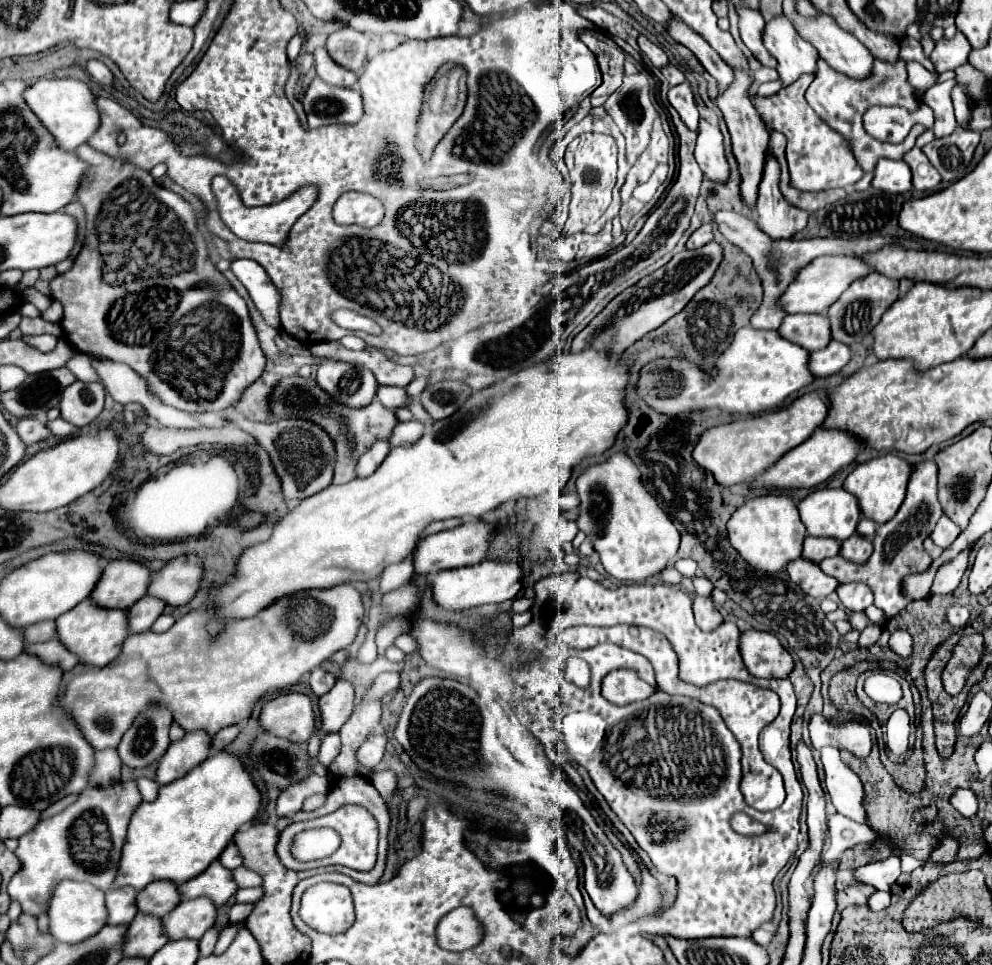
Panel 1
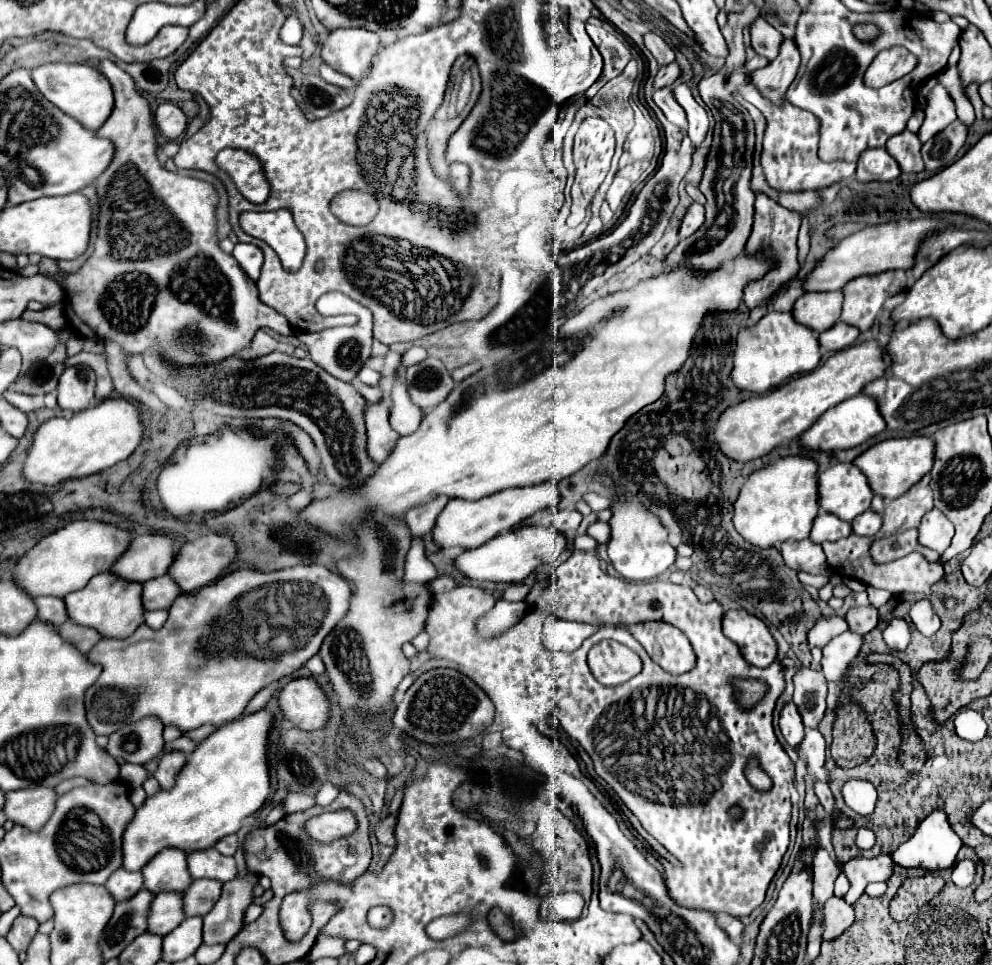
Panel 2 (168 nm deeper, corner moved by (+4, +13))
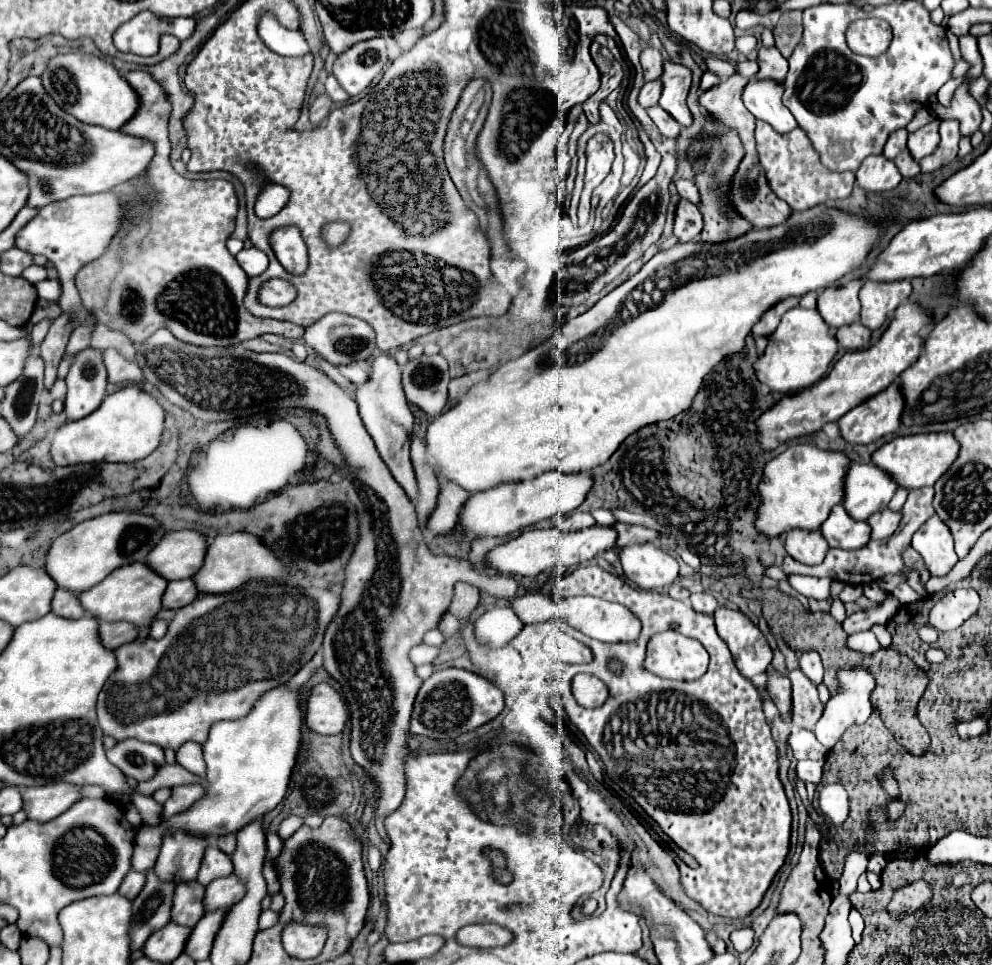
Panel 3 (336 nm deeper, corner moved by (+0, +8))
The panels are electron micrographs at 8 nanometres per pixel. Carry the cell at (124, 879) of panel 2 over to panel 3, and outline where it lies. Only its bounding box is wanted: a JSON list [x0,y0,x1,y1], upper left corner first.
[118,870,146,900]

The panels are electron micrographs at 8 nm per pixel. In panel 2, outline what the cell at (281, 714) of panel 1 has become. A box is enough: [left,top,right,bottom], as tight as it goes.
[278,677,330,729]

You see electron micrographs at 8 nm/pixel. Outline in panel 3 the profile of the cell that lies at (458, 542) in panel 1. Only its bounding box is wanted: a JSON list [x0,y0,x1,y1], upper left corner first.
[458,472,592,538]

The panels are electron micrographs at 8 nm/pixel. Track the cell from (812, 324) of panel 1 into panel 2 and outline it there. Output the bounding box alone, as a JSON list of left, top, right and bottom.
[792,291,842,333]

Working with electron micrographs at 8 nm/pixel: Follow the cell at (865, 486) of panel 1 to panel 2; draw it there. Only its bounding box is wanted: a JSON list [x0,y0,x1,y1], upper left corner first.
[854,437,934,501]

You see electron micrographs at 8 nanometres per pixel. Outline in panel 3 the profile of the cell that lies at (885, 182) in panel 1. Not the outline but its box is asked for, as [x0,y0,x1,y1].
[856,156,902,192]

